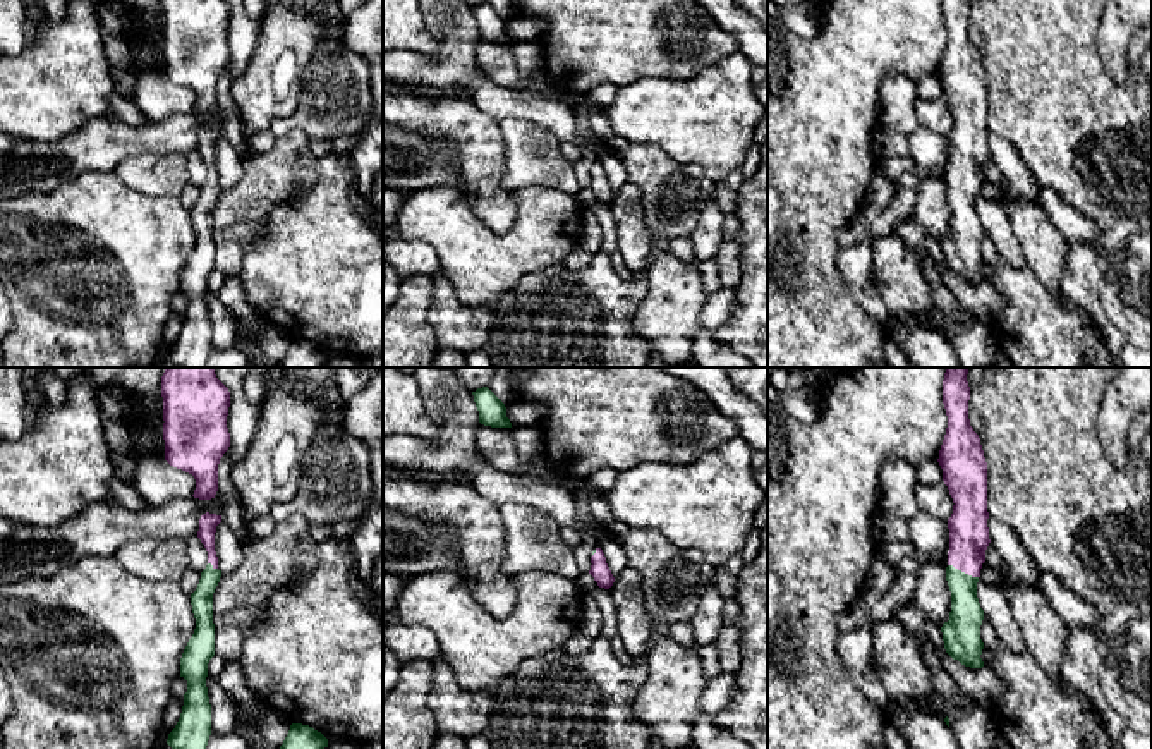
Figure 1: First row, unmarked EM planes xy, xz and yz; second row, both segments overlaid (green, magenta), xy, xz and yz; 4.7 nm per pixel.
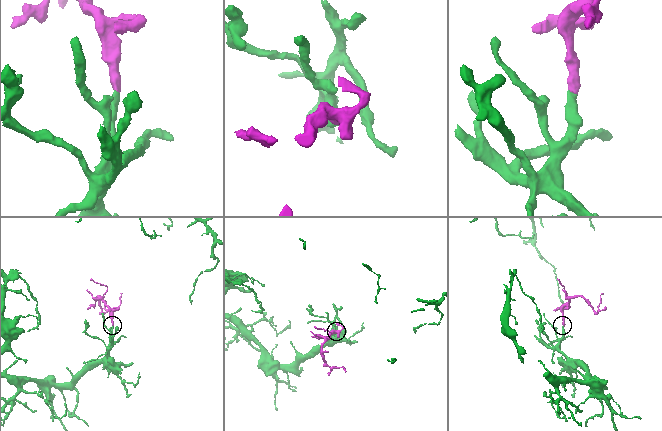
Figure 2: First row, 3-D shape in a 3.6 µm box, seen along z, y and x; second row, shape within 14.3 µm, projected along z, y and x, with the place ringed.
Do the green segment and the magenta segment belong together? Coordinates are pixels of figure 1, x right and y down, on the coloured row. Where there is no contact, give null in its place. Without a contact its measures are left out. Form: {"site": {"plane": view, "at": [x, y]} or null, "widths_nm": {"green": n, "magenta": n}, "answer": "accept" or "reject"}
{"site": {"plane": "yz", "at": [964, 572]}, "widths_nm": {"green": 160, "magenta": 190}, "answer": "accept"}

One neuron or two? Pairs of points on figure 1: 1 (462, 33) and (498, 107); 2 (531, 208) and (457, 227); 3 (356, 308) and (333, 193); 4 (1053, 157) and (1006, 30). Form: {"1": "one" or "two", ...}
{"1": "one", "2": "one", "3": "one", "4": "one"}

